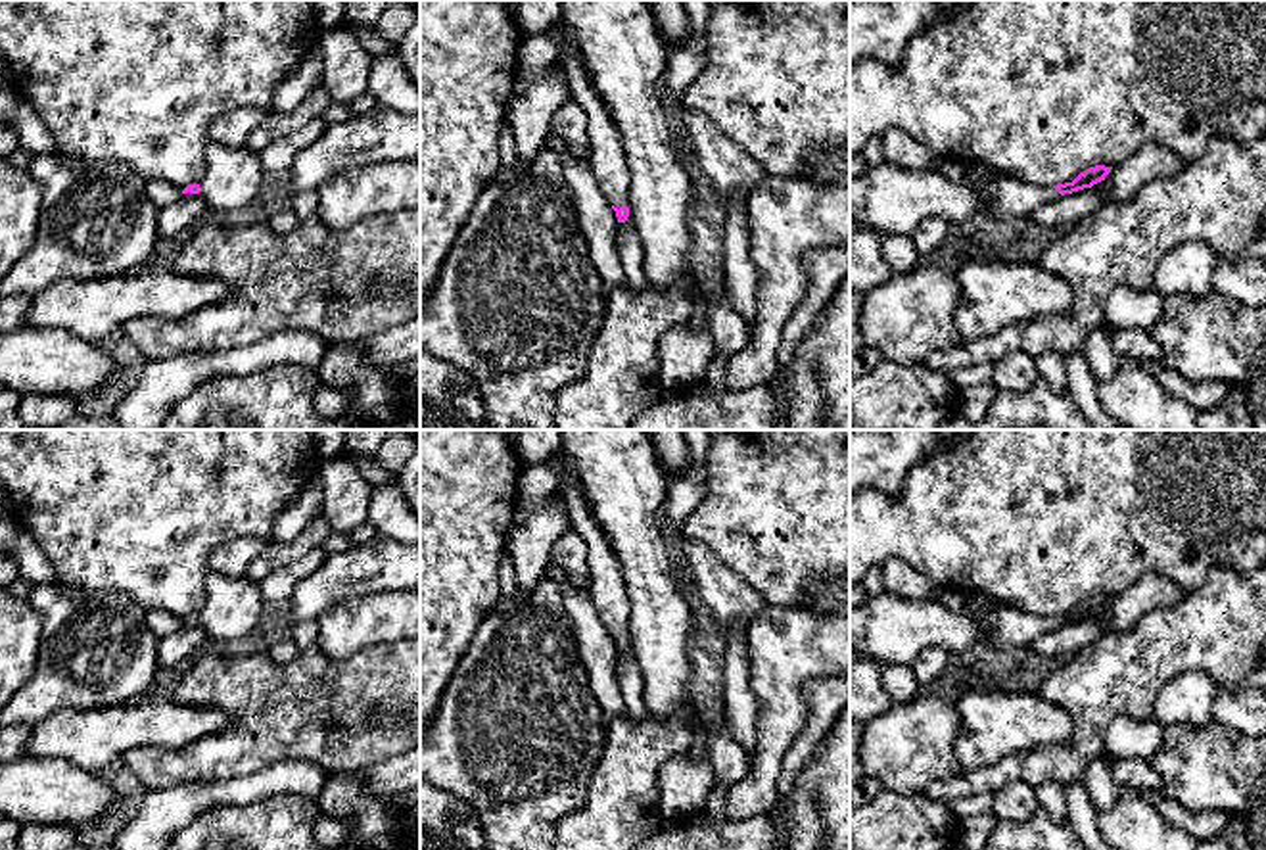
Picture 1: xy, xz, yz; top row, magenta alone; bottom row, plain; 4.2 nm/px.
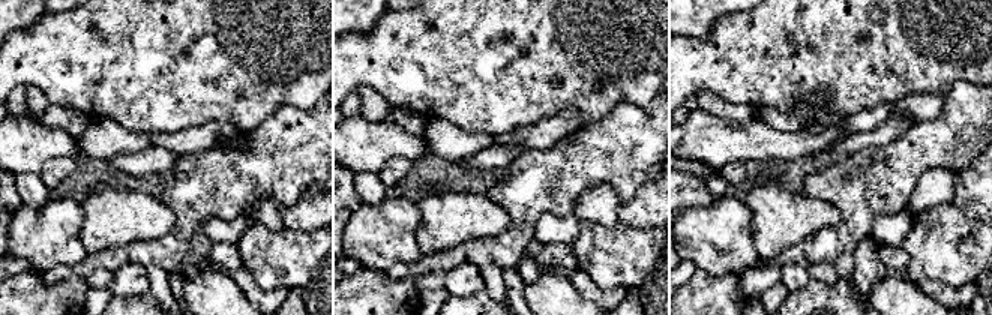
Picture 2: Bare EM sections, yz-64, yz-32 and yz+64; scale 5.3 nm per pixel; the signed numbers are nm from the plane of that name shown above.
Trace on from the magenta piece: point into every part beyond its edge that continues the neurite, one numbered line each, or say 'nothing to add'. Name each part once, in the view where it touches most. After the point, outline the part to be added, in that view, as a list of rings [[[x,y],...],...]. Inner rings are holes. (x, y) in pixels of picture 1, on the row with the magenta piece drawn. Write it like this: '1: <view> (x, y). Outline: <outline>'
1: xz (609, 162). Outline: [[[564,38],[558,40],[558,61],[566,69],[572,100],[587,115],[589,159],[598,190],[610,205],[629,207],[629,167],[620,130],[597,94],[581,58],[564,56]]]

